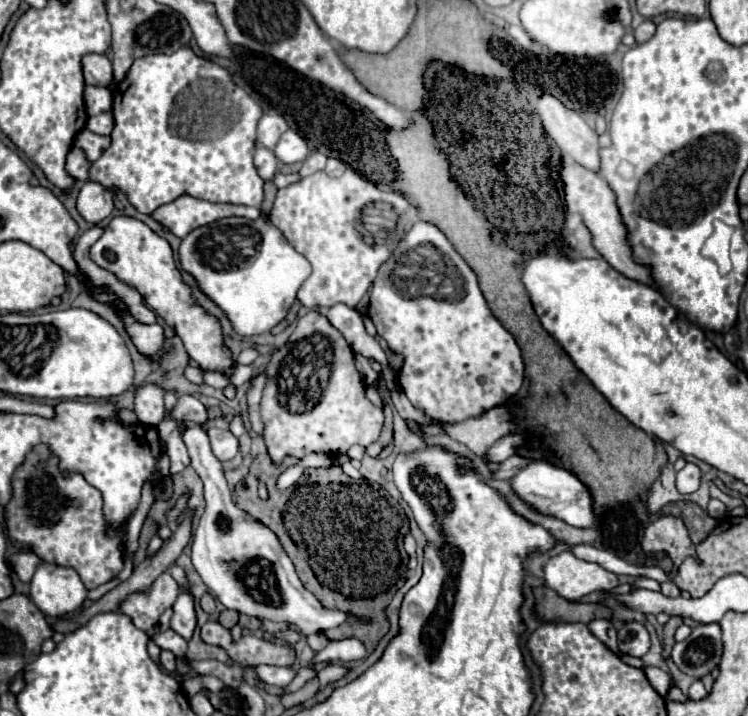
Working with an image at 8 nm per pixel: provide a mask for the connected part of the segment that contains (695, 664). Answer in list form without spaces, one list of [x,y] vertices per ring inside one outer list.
[[[707,623],[695,627],[685,641],[675,643],[671,659],[683,673],[701,679],[719,665],[721,651],[721,627],[717,623]]]

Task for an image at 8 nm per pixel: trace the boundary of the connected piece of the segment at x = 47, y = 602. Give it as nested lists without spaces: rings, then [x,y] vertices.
[[[41,561],[31,579],[29,597],[49,617],[73,613],[87,599],[87,589],[73,567]]]

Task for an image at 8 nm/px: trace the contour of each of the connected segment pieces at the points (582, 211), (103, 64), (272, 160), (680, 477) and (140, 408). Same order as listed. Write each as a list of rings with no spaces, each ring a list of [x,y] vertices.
[[[563,161],[563,169],[561,169],[561,179],[565,183],[565,195],[567,195],[567,207],[569,211],[573,213],[579,213],[585,221],[585,225],[589,227],[591,235],[593,235],[593,245],[595,249],[603,255],[603,259],[613,267],[617,269],[619,273],[627,275],[629,279],[635,279],[635,281],[641,281],[641,283],[647,283],[647,285],[653,285],[651,281],[651,273],[647,267],[643,265],[637,265],[633,259],[631,259],[631,247],[627,243],[627,229],[621,221],[621,215],[619,215],[619,209],[615,205],[615,193],[613,189],[609,187],[609,183],[605,179],[601,179],[597,173],[593,171],[587,171],[575,163],[569,163],[569,161]]]
[[[89,53],[83,57],[83,73],[85,83],[95,87],[109,87],[113,83],[113,69],[111,61],[105,55]]]
[[[257,147],[255,151],[255,157],[253,157],[253,163],[257,167],[257,173],[261,179],[265,181],[271,181],[275,171],[277,171],[277,157],[273,151],[265,149],[265,147]]]
[[[687,463],[681,471],[677,471],[677,479],[675,479],[679,493],[693,493],[699,489],[701,483],[701,471],[695,463]]]
[[[145,383],[135,389],[135,413],[145,425],[159,425],[165,413],[163,387],[157,383]]]

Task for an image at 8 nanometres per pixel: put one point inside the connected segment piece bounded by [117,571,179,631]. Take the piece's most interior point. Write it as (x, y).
(145, 608)

